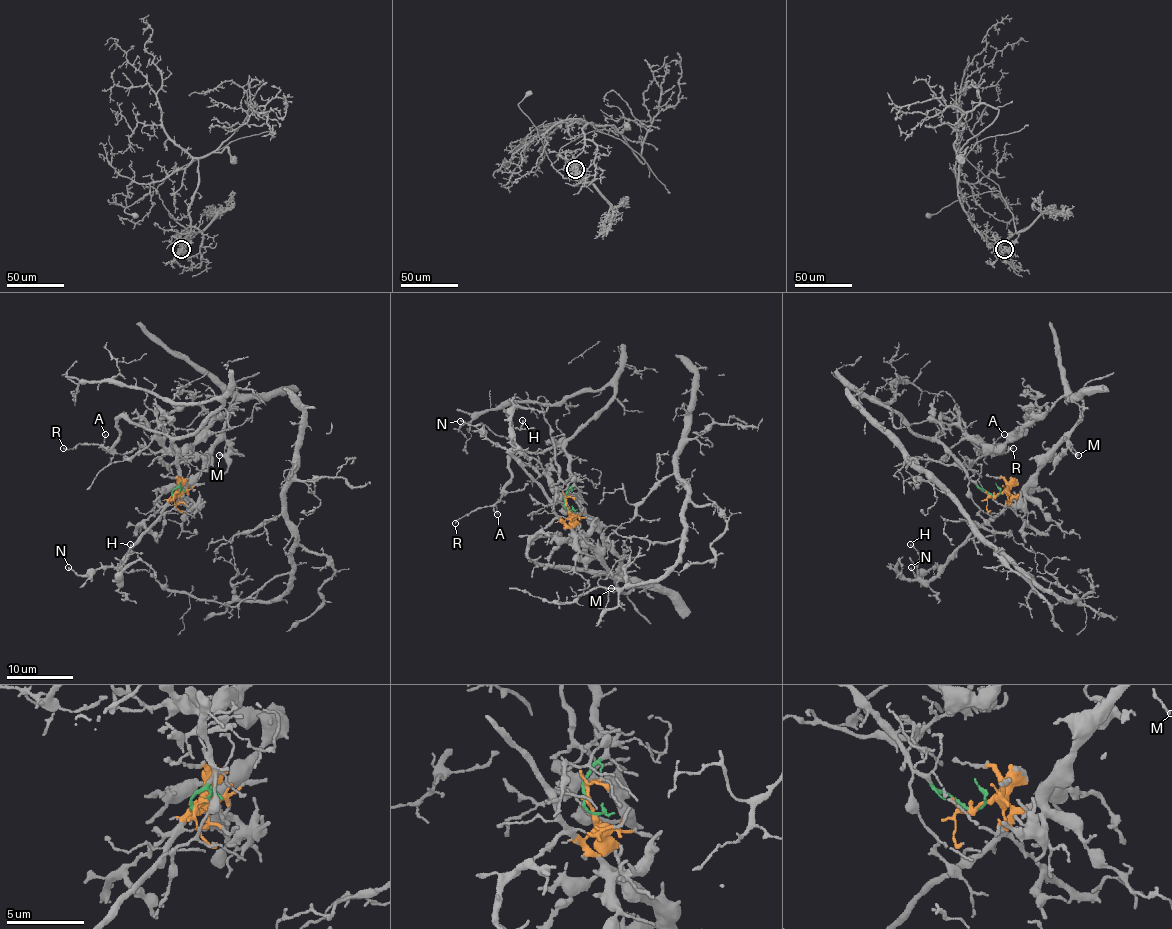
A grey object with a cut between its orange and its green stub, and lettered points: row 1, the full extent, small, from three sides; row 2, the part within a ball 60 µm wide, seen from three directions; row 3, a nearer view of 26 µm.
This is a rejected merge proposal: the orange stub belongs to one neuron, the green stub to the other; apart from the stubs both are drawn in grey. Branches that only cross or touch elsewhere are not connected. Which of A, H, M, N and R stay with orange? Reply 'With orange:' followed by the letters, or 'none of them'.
With orange: H, M, N

